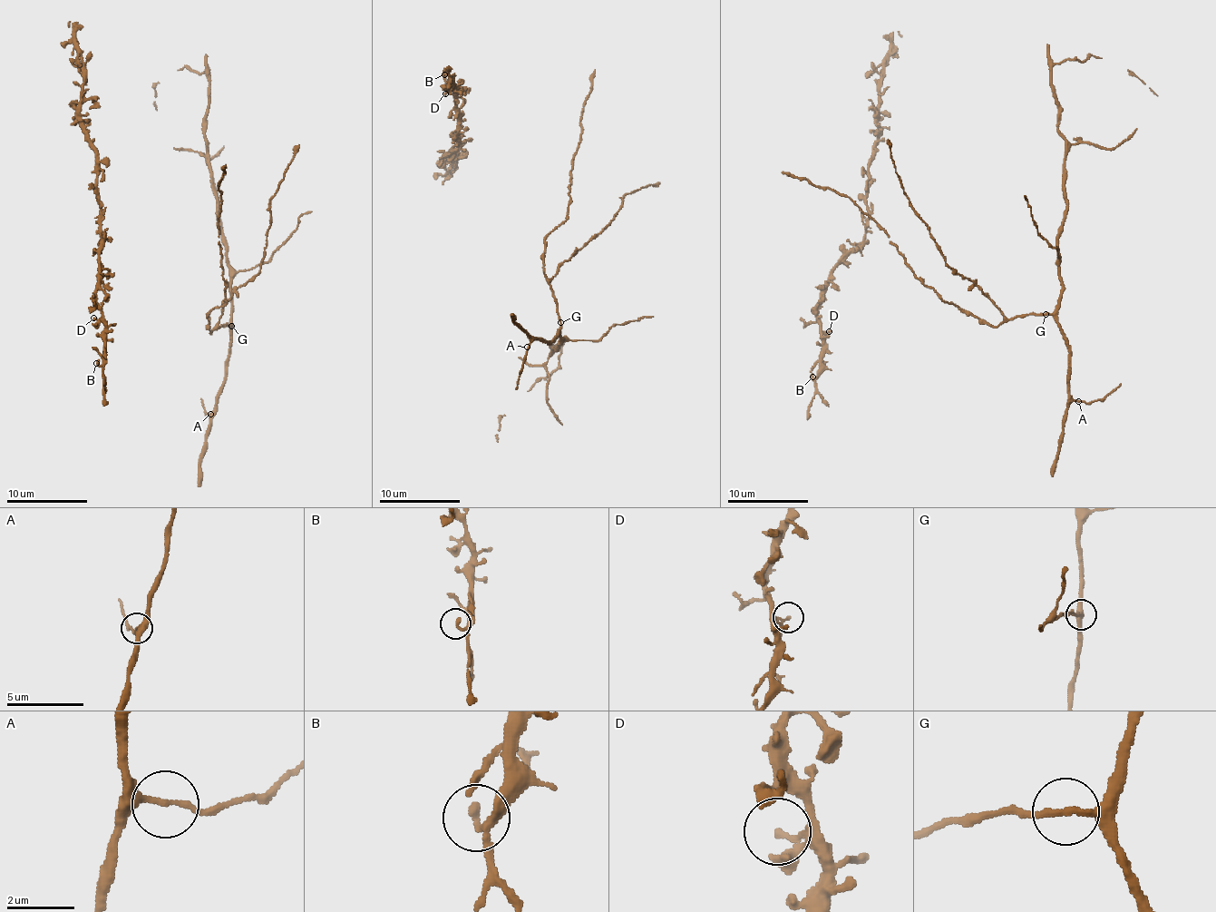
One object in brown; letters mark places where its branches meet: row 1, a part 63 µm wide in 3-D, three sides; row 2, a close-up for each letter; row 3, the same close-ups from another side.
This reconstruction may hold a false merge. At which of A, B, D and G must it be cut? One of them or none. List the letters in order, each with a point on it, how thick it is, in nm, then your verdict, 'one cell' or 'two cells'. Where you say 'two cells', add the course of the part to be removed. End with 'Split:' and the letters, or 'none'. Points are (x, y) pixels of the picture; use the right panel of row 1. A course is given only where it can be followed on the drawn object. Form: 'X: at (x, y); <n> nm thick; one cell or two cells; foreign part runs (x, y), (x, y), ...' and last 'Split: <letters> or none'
A: at (1078, 401); 180 nm thick; one cell
B: at (812, 377); 160 nm thick; one cell
D: at (829, 331); 130 nm thick; one cell
G: at (1045, 314); 190 nm thick; one cell
Split: none

